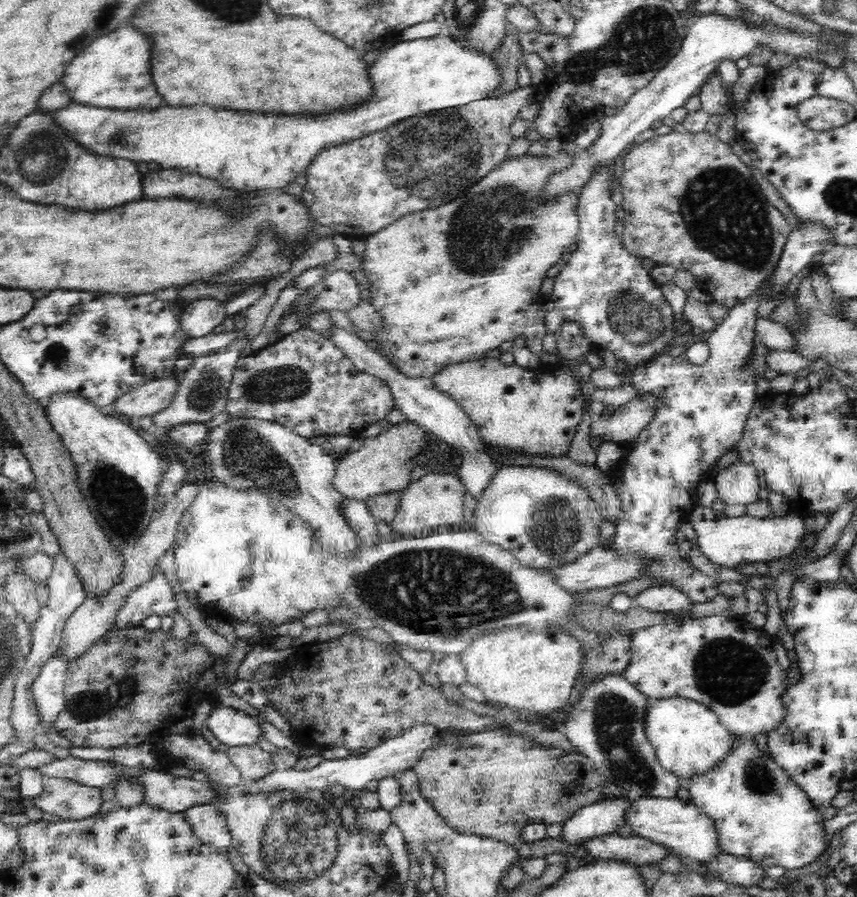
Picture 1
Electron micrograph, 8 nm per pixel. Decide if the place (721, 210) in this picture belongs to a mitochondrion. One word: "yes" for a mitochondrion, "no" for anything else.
yes

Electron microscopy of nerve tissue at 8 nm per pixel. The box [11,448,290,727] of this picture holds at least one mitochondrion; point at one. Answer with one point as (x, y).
(120, 502)

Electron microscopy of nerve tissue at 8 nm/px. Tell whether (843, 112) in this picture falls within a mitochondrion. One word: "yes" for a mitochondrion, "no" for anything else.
yes

